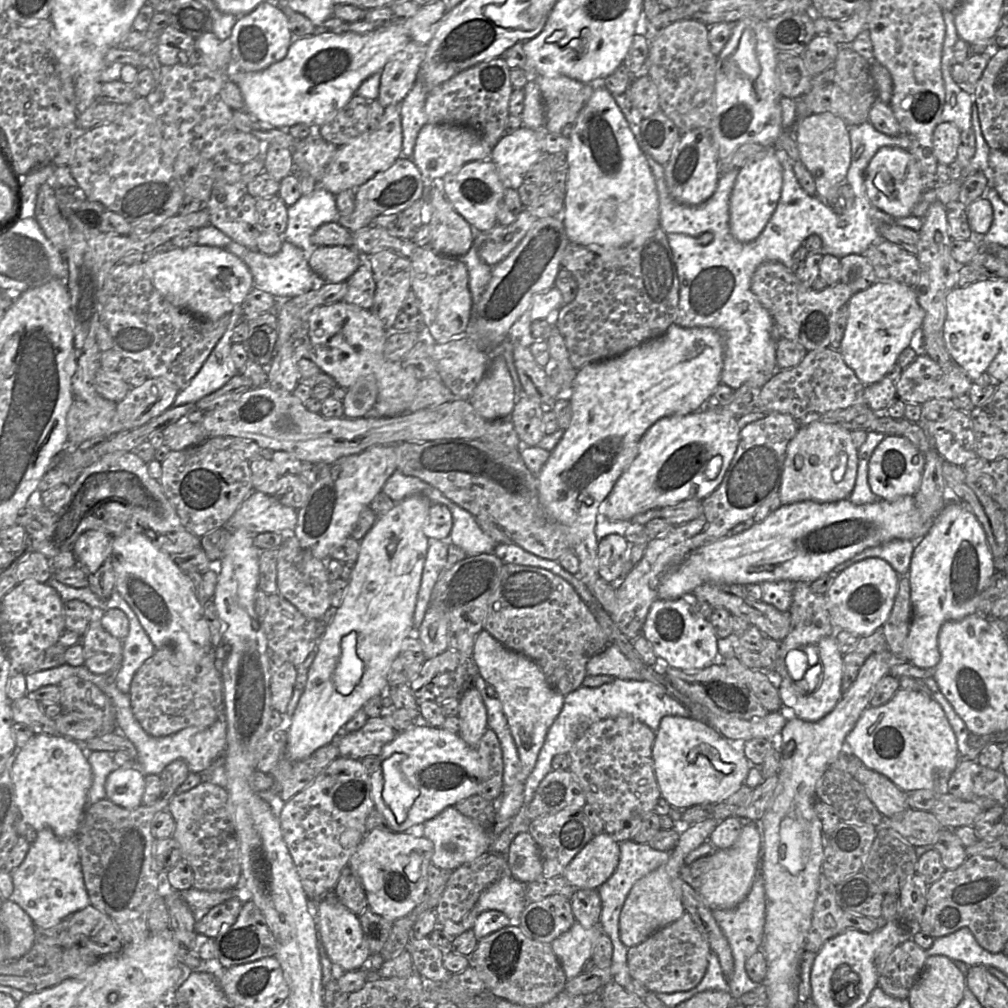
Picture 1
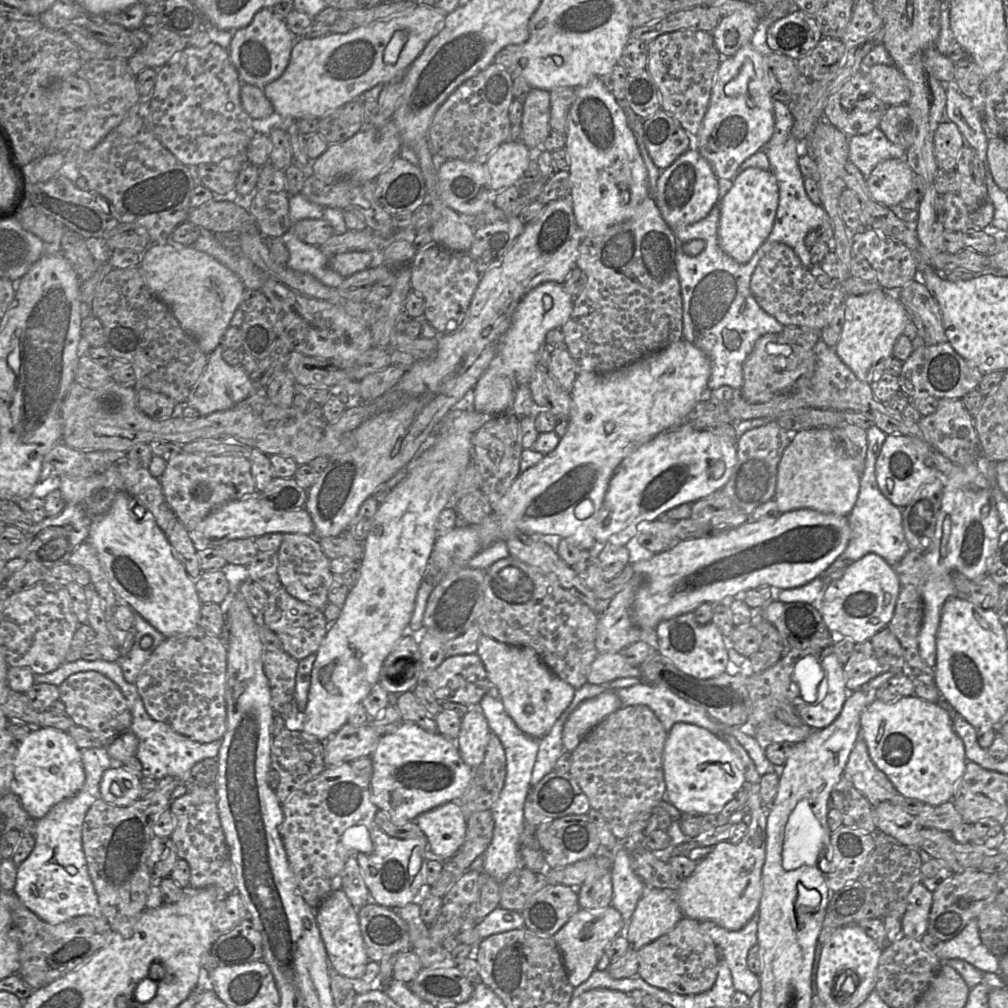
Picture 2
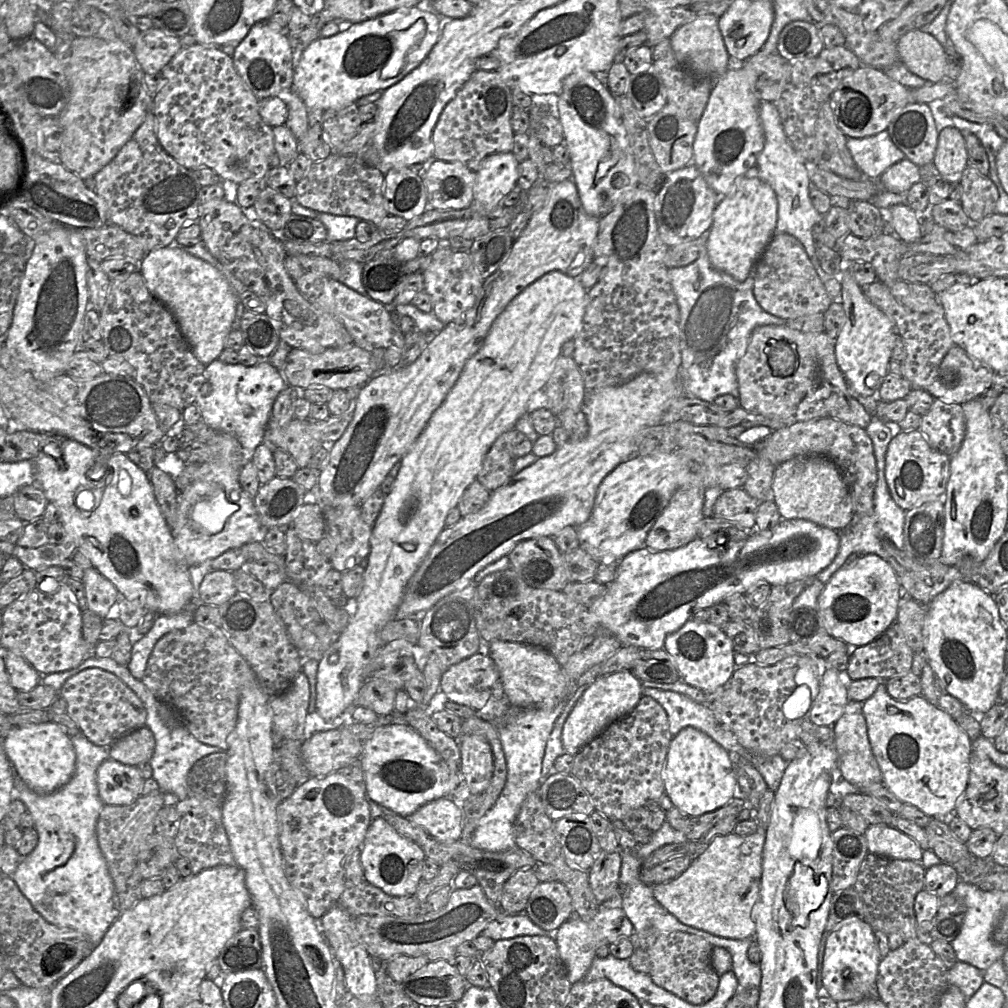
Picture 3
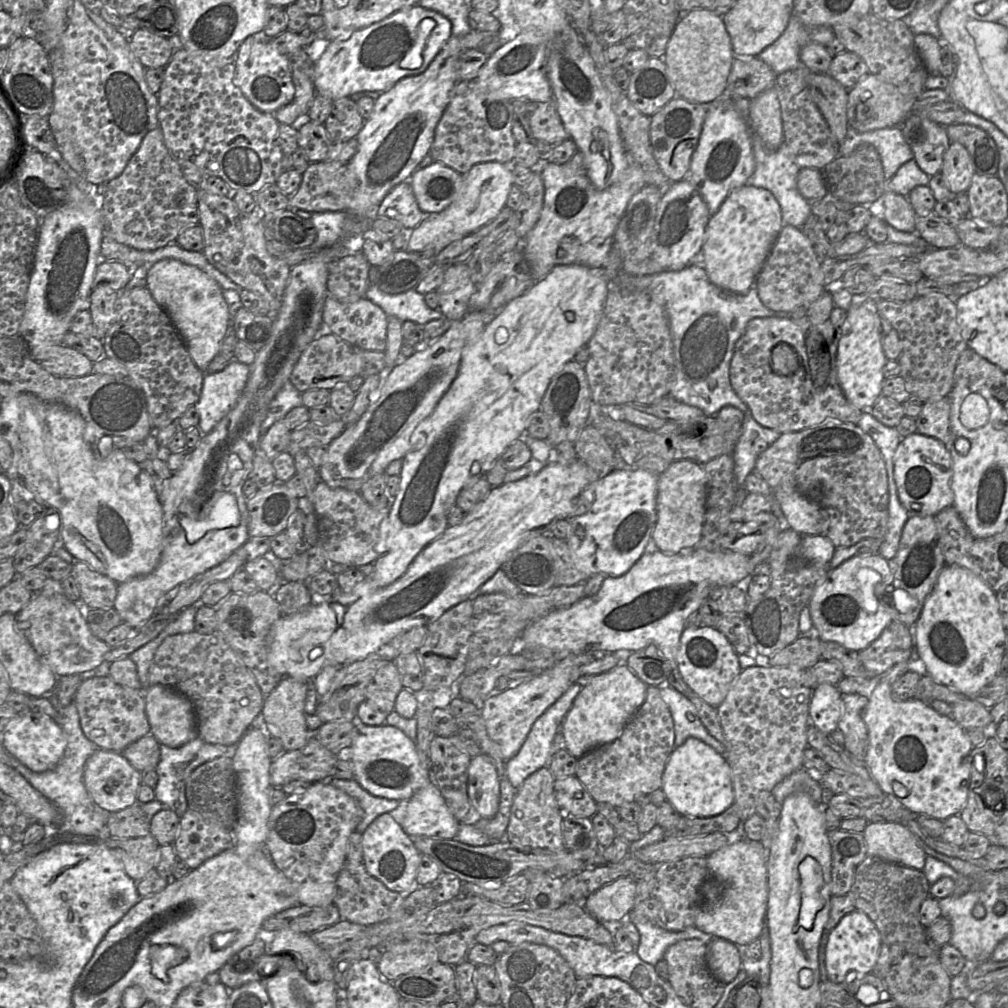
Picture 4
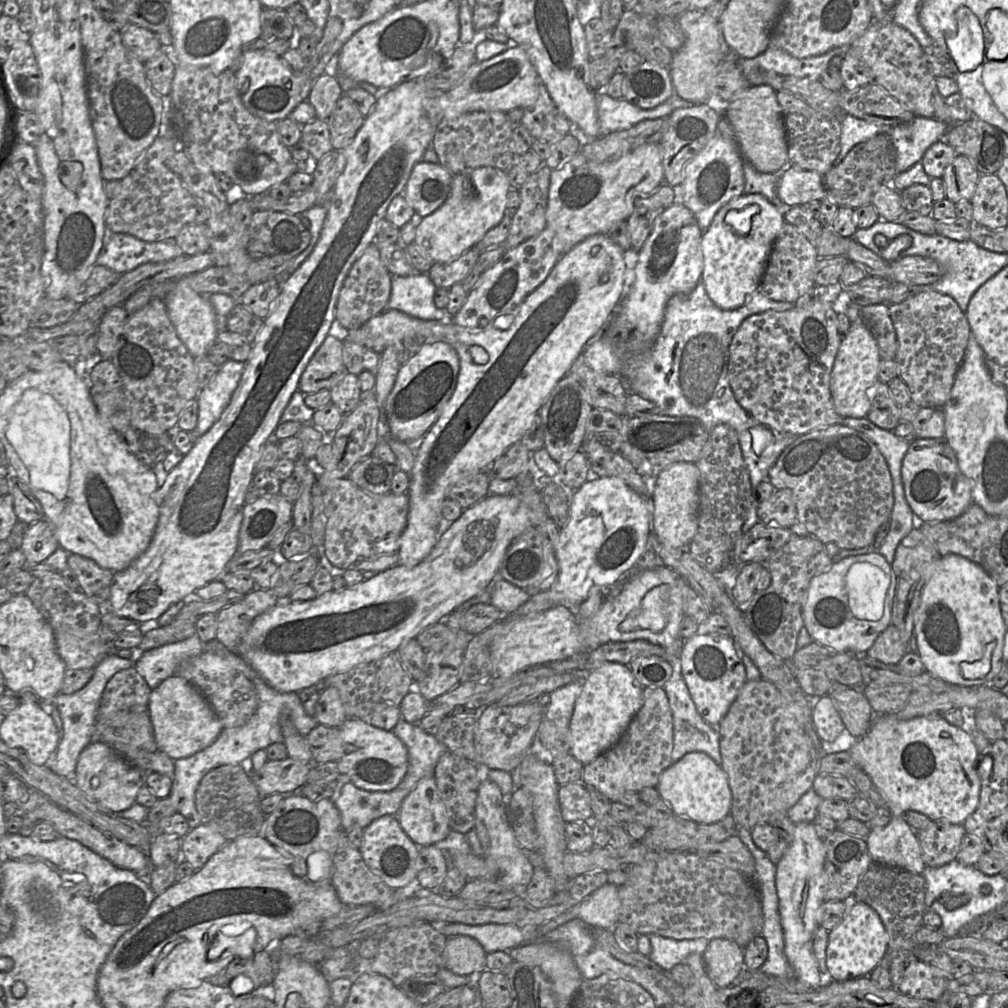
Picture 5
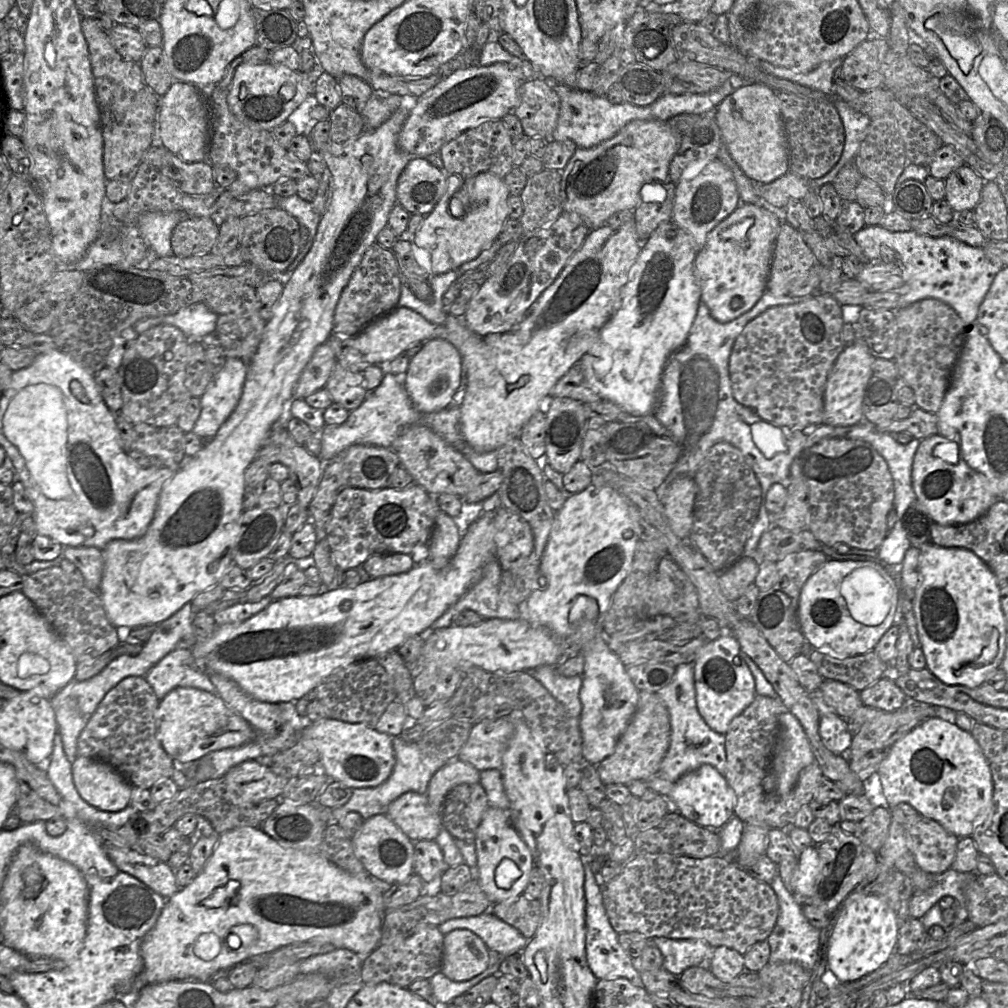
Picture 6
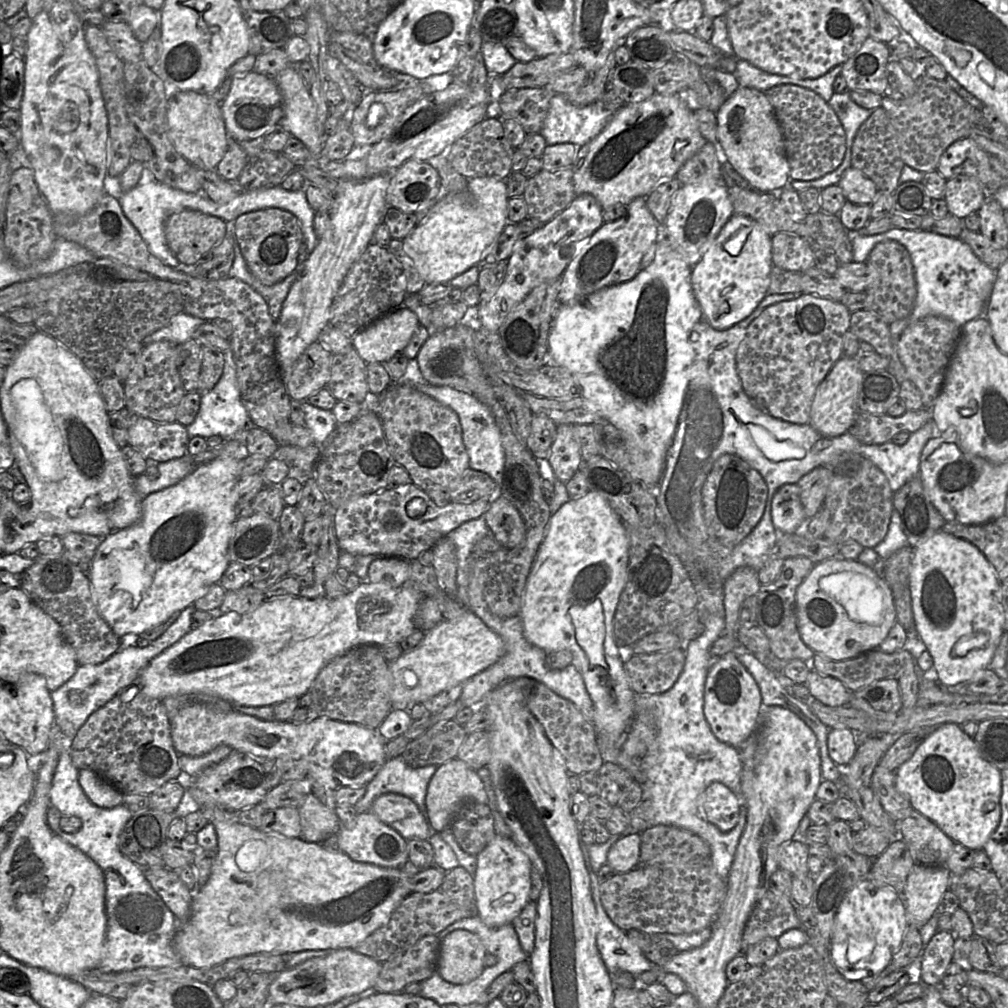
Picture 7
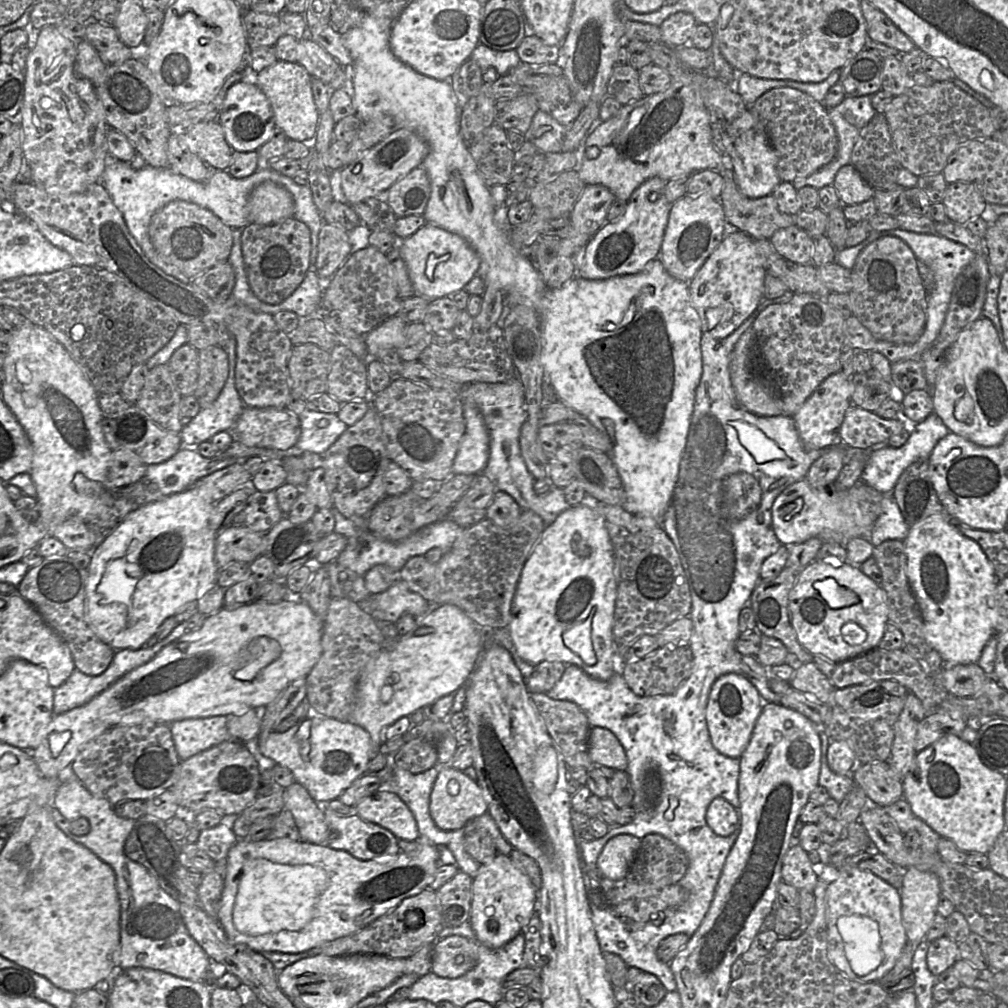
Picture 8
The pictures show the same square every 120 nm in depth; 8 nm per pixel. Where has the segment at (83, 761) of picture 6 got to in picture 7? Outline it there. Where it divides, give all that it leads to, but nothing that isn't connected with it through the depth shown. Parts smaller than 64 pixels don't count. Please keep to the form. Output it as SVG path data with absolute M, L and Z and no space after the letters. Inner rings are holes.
M81 769L78 781L87 798L96 806L113 808L123 804L124 793L98 773Z

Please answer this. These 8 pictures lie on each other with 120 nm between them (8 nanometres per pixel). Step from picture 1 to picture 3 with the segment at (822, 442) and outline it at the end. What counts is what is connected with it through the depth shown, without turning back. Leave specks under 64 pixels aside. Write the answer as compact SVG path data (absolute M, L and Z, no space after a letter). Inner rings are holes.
M799 456L778 465L772 481L772 492L782 520L803 519L842 531L848 527L854 515L848 484L836 464L823 456Z

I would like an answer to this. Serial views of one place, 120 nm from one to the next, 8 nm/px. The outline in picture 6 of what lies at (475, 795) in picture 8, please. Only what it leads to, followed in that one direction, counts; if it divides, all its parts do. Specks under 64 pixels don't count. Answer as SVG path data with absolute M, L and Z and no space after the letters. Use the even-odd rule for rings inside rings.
M458 758L447 762L431 777L426 796L431 808L440 812L447 794L460 784L474 784L480 781L480 771Z

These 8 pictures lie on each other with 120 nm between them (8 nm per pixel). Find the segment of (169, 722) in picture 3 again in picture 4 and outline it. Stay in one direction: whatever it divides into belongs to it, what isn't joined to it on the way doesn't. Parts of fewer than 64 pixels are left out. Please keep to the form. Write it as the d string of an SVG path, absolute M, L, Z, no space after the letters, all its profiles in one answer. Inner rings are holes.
M197 736L188 743L172 748L160 744L160 760L155 770L158 774L158 781L155 787L155 796L165 809L171 809L181 818L181 816L189 809L186 799L186 781L190 774L200 765L216 759L218 757L228 755L234 757L236 745L224 746L220 744L210 744L205 742L201 737Z

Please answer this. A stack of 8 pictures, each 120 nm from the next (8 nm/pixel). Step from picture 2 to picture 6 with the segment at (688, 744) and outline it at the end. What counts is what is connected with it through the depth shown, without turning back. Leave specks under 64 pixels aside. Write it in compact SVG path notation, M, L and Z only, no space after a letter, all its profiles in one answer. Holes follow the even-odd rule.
M704 764L683 775L674 783L666 781L658 775L641 781L644 781L649 789L667 798L676 811L699 826L719 831L735 816L734 791L727 783L725 776L709 764Z

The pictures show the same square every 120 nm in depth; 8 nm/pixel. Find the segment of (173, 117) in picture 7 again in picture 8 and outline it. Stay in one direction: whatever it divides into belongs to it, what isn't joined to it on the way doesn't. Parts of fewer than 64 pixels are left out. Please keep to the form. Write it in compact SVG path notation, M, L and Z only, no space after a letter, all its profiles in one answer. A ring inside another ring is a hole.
M218 120L192 125L184 133L184 143L210 169L227 171L229 168L233 149Z

